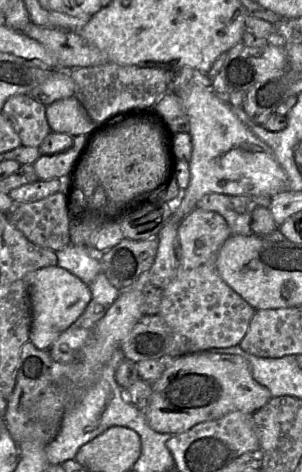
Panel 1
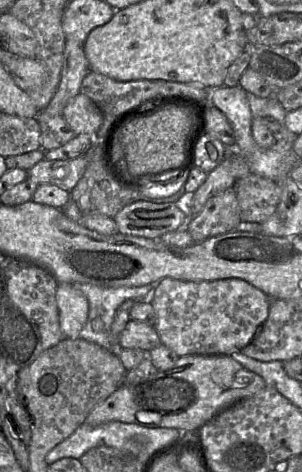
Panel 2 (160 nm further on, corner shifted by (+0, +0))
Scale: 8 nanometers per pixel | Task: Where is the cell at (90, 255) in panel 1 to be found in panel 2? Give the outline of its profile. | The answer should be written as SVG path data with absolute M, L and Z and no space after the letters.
M87 283L73 284L88 301L87 320L78 337L103 348L112 349L110 329L116 310L126 300L149 300L151 302L154 285L105 288Z

